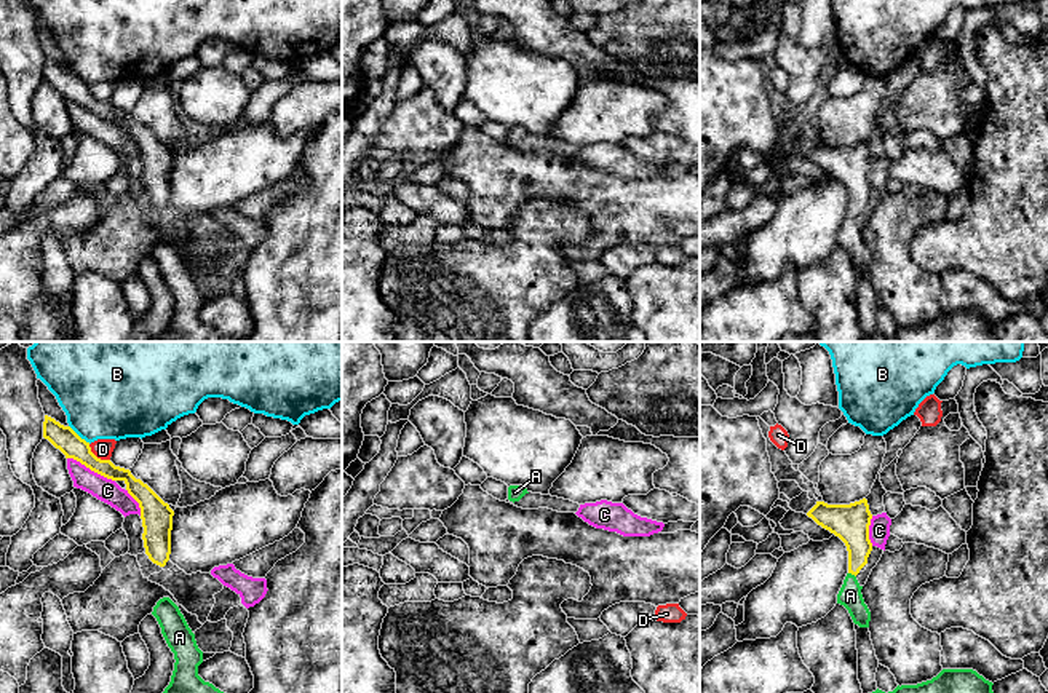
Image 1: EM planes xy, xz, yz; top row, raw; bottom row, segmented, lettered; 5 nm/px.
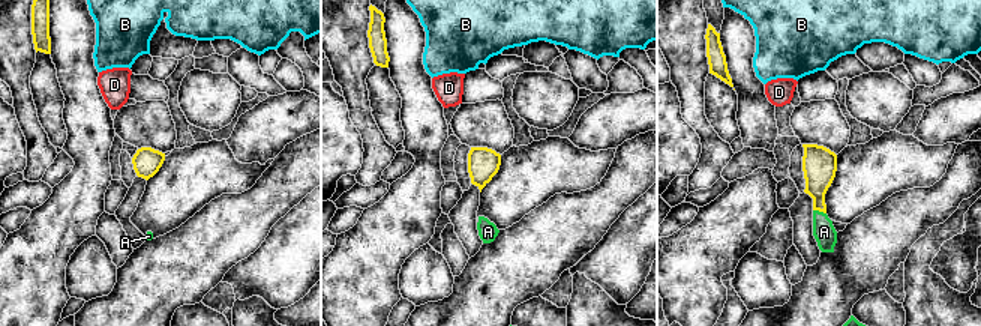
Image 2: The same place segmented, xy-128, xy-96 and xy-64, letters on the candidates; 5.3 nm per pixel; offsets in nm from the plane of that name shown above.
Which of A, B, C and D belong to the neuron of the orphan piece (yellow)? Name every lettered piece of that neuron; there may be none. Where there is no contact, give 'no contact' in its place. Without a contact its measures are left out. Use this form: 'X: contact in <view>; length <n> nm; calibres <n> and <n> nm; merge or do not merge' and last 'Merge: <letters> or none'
A: contact in yz; length 50 nm; calibres 180 and 120 nm; merge
B: contact in xy; length 140 nm; calibres 120 and 420 nm; do not merge
C: contact in xy; length 260 nm; calibres 120 and 120 nm; do not merge
D: contact in xy; length 140 nm; calibres 120 and 100 nm; do not merge
Merge: A

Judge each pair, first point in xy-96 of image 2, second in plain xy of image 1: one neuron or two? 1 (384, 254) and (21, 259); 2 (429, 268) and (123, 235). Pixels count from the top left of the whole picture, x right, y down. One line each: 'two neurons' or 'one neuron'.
1: one neuron
2: two neurons

